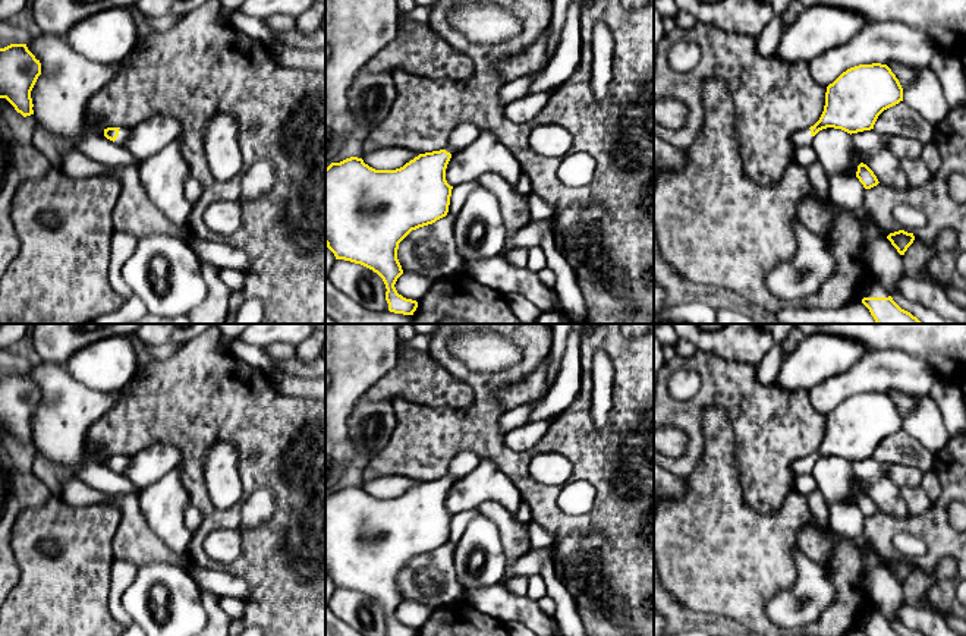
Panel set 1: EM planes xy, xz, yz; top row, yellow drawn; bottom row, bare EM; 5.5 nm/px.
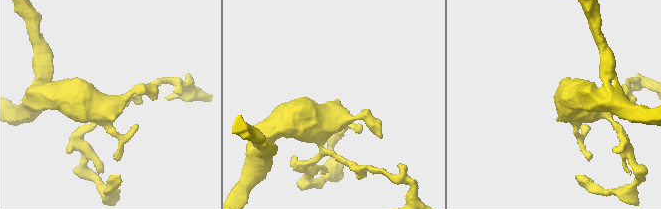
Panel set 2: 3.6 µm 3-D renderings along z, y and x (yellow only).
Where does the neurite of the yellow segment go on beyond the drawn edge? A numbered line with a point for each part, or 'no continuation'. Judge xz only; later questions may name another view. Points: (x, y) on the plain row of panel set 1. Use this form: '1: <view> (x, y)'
1: xz (463, 463)

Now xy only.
1: xy (123, 460)

